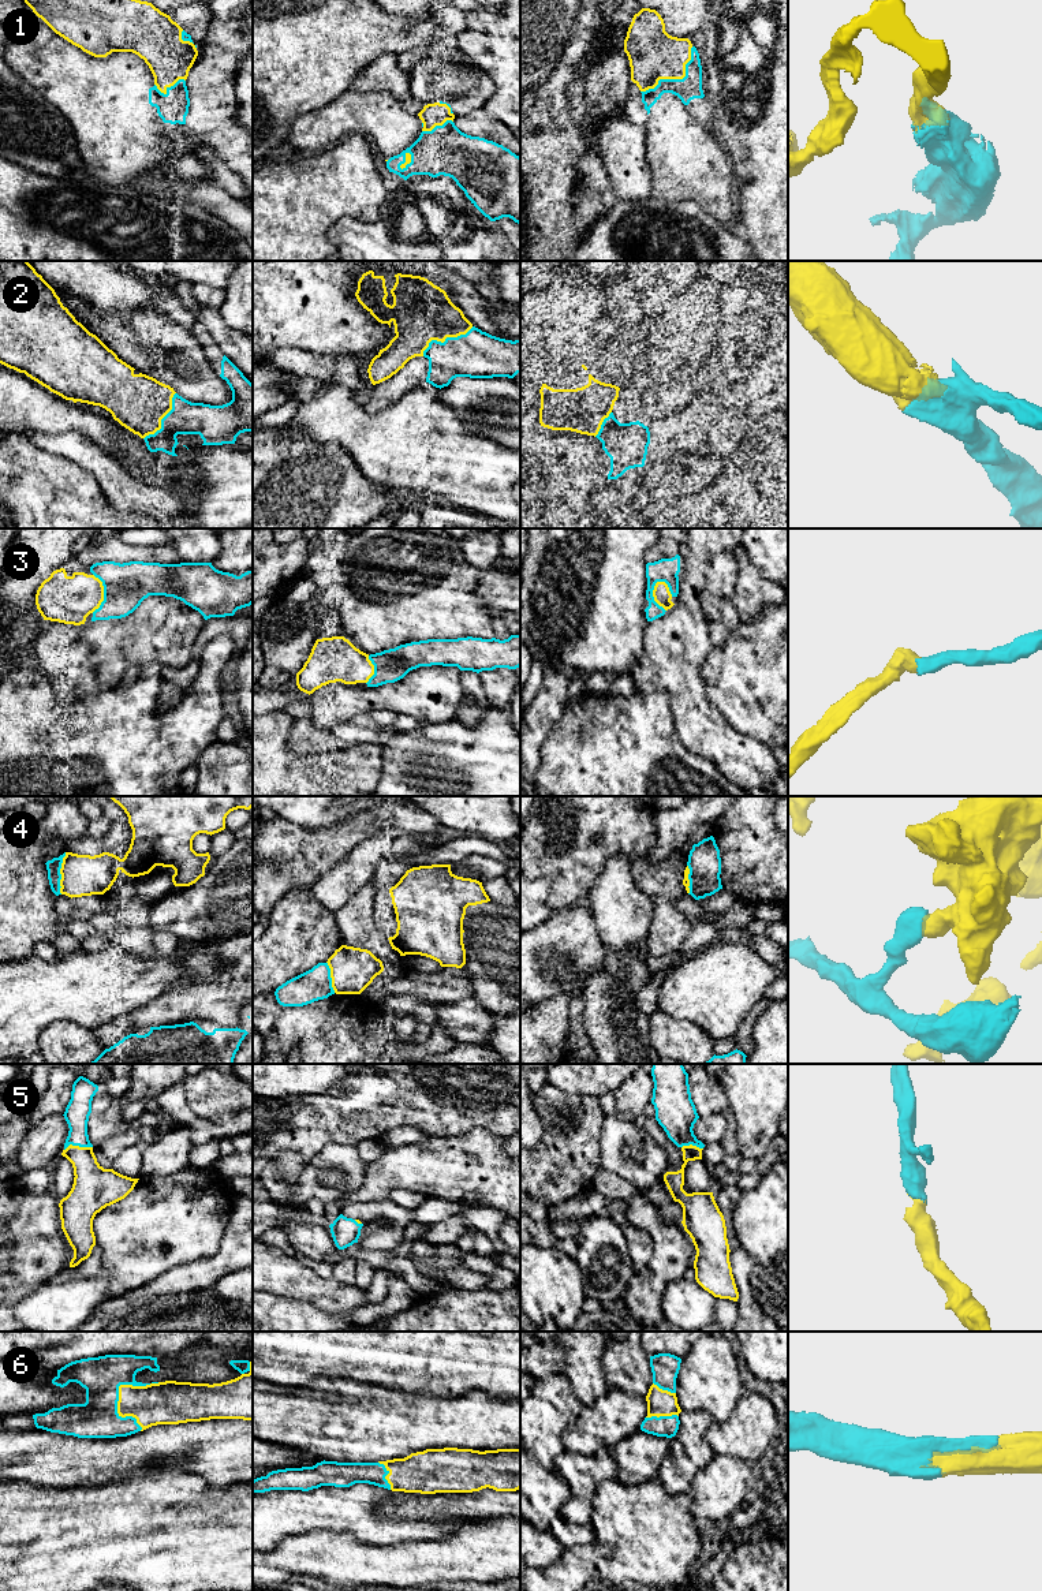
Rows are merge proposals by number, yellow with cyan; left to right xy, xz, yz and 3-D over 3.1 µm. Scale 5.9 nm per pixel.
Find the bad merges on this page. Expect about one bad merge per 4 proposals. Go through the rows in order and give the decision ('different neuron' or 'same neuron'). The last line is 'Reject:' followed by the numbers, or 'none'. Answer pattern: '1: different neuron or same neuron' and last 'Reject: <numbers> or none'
1: same neuron
2: same neuron
3: same neuron
4: different neuron
5: same neuron
6: same neuron
Reject: 4

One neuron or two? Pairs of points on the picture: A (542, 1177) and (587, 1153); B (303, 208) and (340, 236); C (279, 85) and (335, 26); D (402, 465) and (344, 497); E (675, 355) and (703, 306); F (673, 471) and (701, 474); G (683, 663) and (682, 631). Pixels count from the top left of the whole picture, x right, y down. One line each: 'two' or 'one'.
A: one
B: two
C: one
D: two
E: one
F: one
G: one

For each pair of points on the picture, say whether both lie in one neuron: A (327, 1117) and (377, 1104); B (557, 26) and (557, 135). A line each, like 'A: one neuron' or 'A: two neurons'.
A: one neuron
B: two neurons

